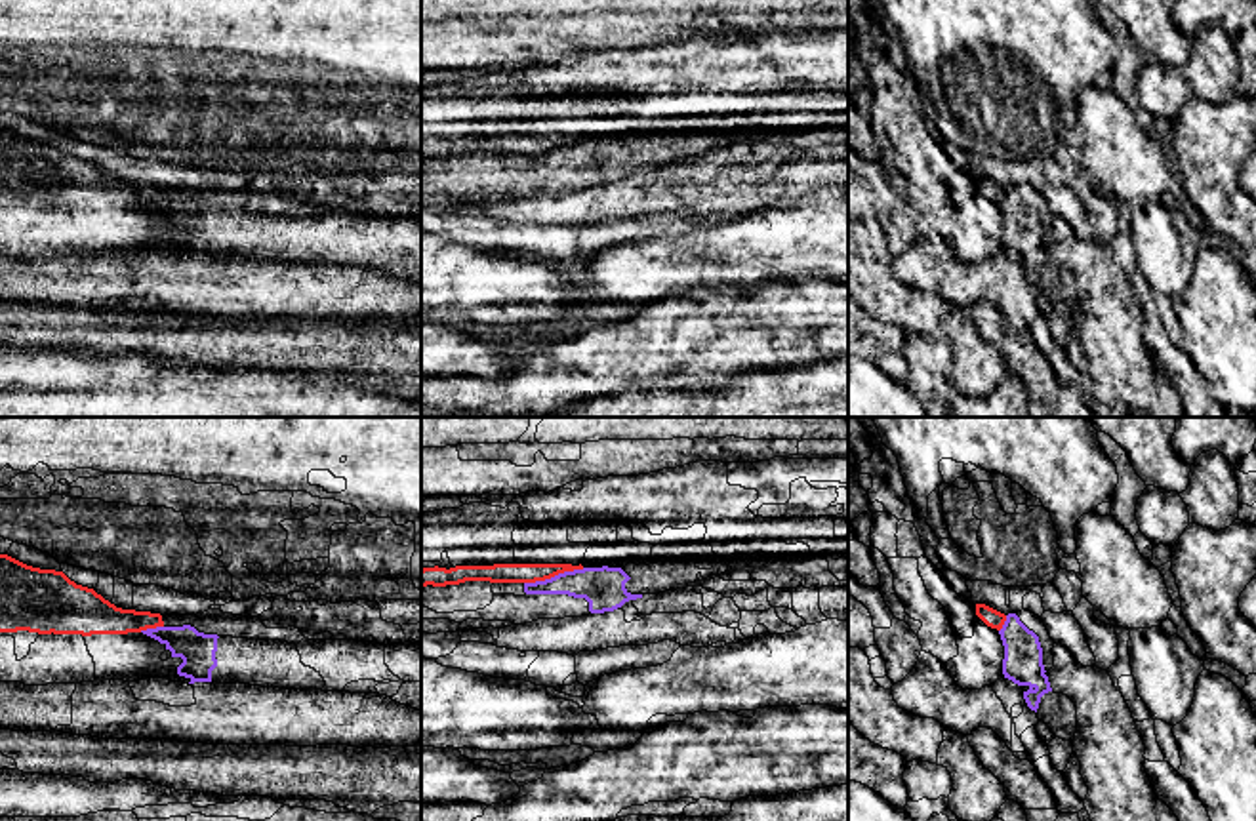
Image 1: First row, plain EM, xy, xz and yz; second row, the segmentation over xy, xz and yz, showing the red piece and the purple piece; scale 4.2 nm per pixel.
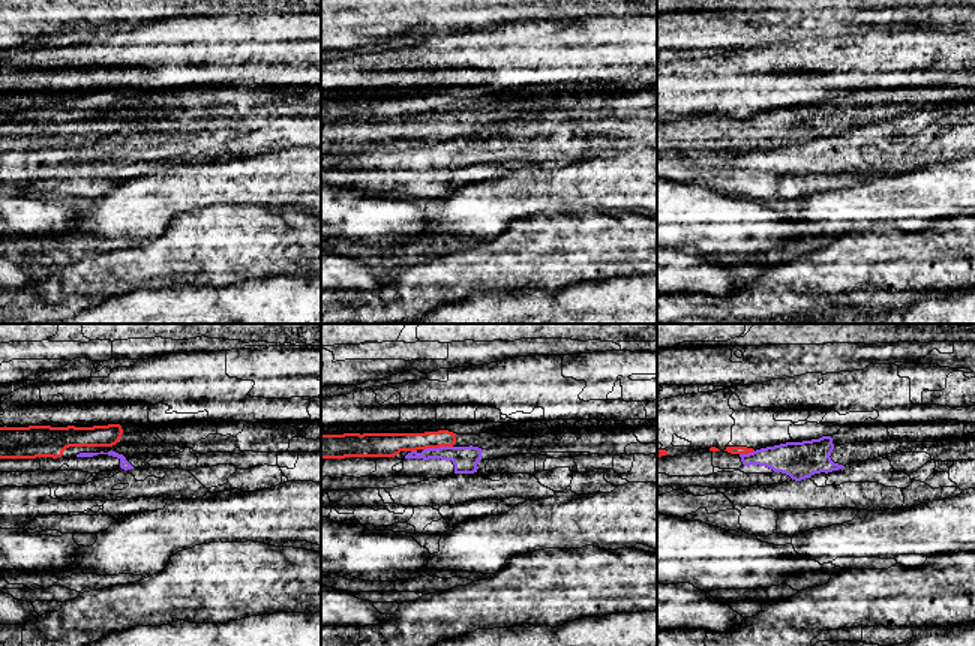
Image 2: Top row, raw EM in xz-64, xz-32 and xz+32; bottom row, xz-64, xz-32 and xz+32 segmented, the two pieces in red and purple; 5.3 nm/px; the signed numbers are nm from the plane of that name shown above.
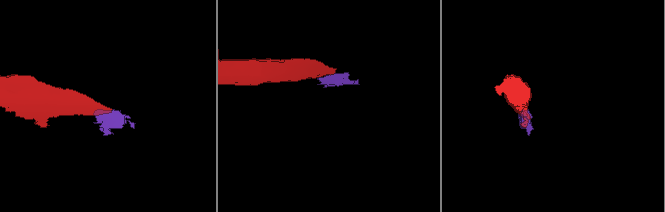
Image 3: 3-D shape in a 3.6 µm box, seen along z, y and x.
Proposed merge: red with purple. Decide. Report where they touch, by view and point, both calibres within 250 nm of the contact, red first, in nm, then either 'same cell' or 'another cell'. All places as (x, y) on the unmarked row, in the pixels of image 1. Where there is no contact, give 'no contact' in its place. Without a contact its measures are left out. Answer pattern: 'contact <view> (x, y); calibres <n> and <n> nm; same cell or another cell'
contact xz (553, 149); calibres 80 and 180 nm; another cell

